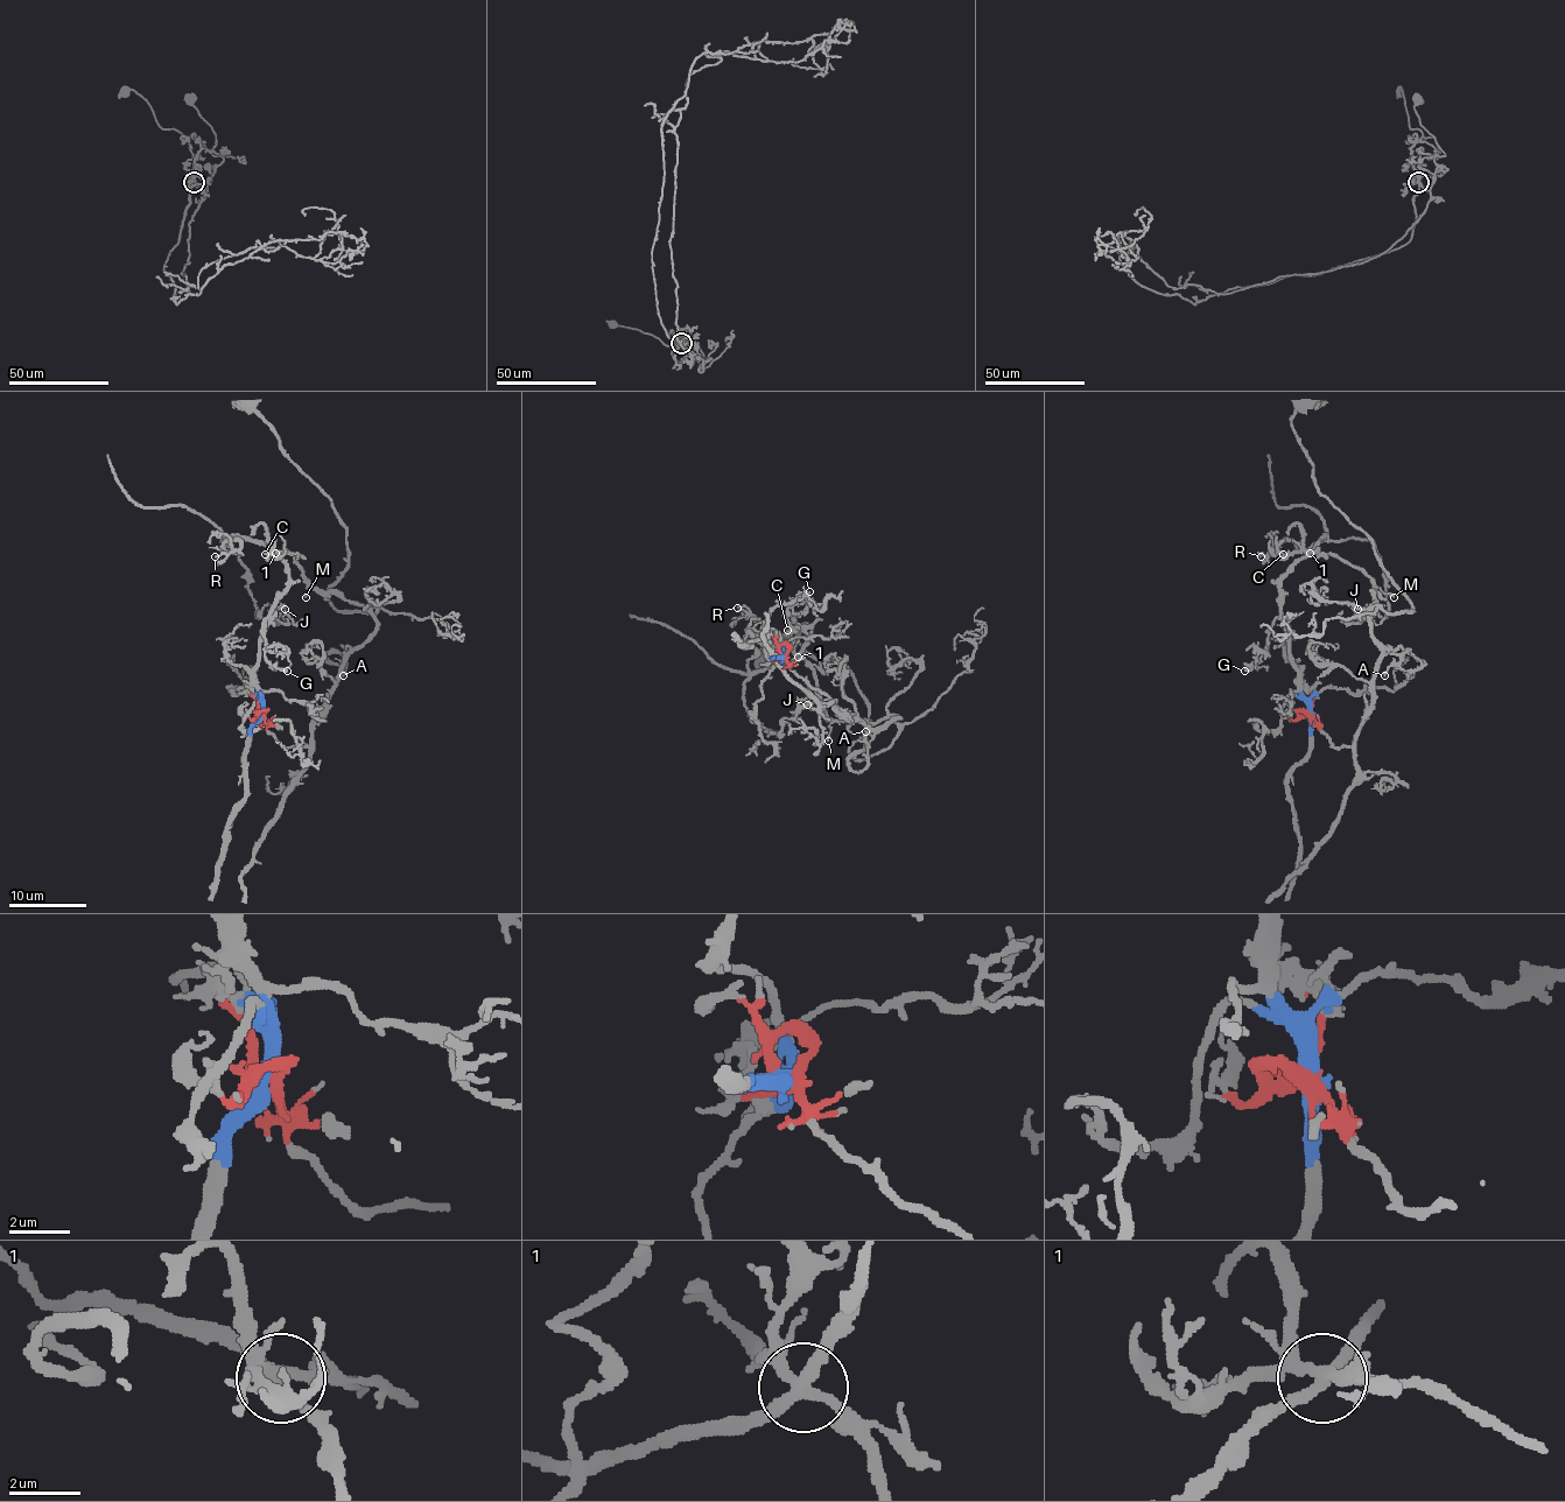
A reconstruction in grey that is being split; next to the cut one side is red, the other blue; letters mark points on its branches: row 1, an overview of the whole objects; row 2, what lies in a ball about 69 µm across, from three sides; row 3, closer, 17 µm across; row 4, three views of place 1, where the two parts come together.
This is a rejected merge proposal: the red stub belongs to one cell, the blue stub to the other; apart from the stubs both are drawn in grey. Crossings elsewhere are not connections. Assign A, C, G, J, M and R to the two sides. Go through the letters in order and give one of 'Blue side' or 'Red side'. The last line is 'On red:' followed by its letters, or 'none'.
A: Red side
C: Red side
G: Blue side
J: Blue side
M: Red side
R: Blue side
On red: A, C, M

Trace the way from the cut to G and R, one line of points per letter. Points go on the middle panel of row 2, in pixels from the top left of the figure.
G: (783, 657), (777, 645), (788, 625), (786, 610), (809, 592)
R: (783, 657), (783, 637), (808, 627), (788, 662), (751, 672), (745, 643), (763, 625), (738, 608)

